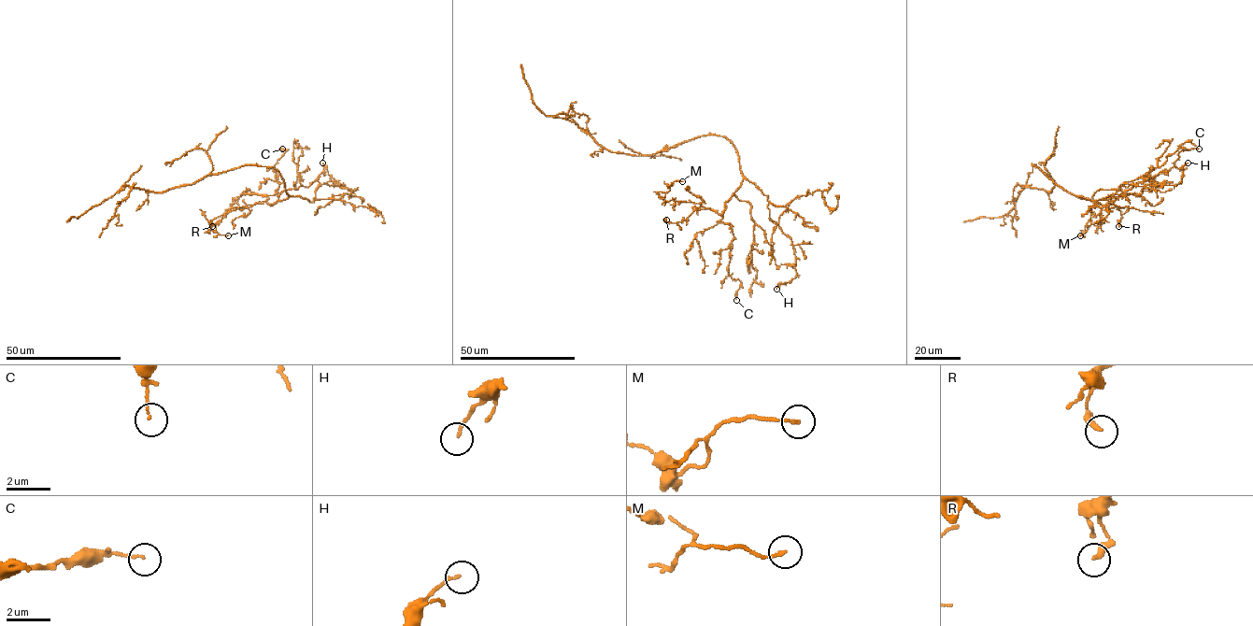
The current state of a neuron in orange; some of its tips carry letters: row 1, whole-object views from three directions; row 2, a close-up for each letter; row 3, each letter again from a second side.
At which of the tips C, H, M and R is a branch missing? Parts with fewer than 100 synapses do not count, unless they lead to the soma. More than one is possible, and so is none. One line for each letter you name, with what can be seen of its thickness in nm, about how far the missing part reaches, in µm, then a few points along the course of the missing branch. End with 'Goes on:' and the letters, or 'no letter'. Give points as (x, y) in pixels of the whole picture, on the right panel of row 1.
Goes on: no letter

